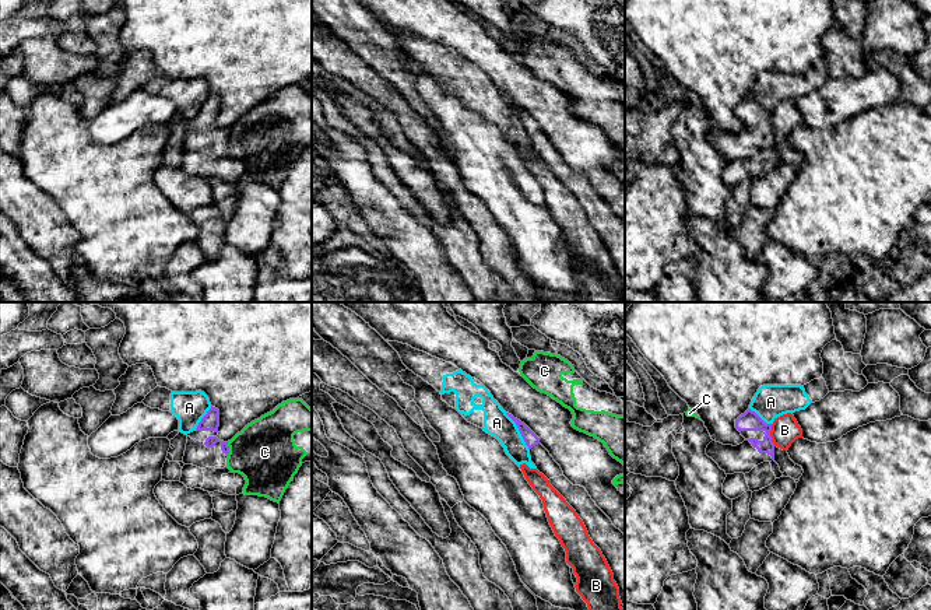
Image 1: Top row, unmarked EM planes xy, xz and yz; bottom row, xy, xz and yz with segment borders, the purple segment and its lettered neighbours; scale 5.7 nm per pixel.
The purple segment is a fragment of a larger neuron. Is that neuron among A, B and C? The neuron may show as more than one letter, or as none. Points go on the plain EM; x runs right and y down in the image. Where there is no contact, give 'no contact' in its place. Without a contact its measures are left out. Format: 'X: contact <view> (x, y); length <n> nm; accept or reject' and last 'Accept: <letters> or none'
A: contact xz (519, 116); length 260 nm; reject
B: contact yz (769, 122); length 130 nm; reject
C: contact xy (228, 136); length 80 nm; reject
Accept: none

